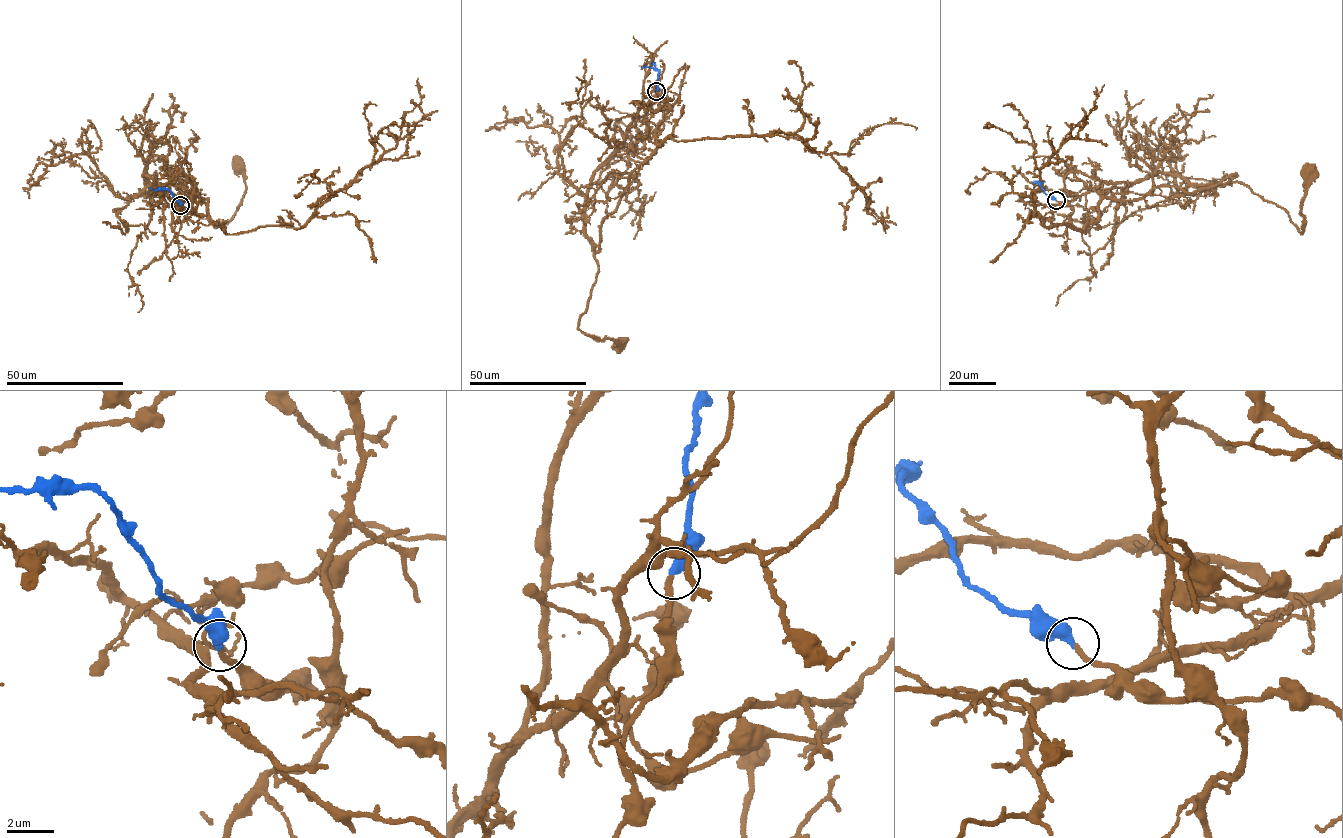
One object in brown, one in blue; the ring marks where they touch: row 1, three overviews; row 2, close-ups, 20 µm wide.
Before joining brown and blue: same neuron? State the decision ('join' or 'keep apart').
join

